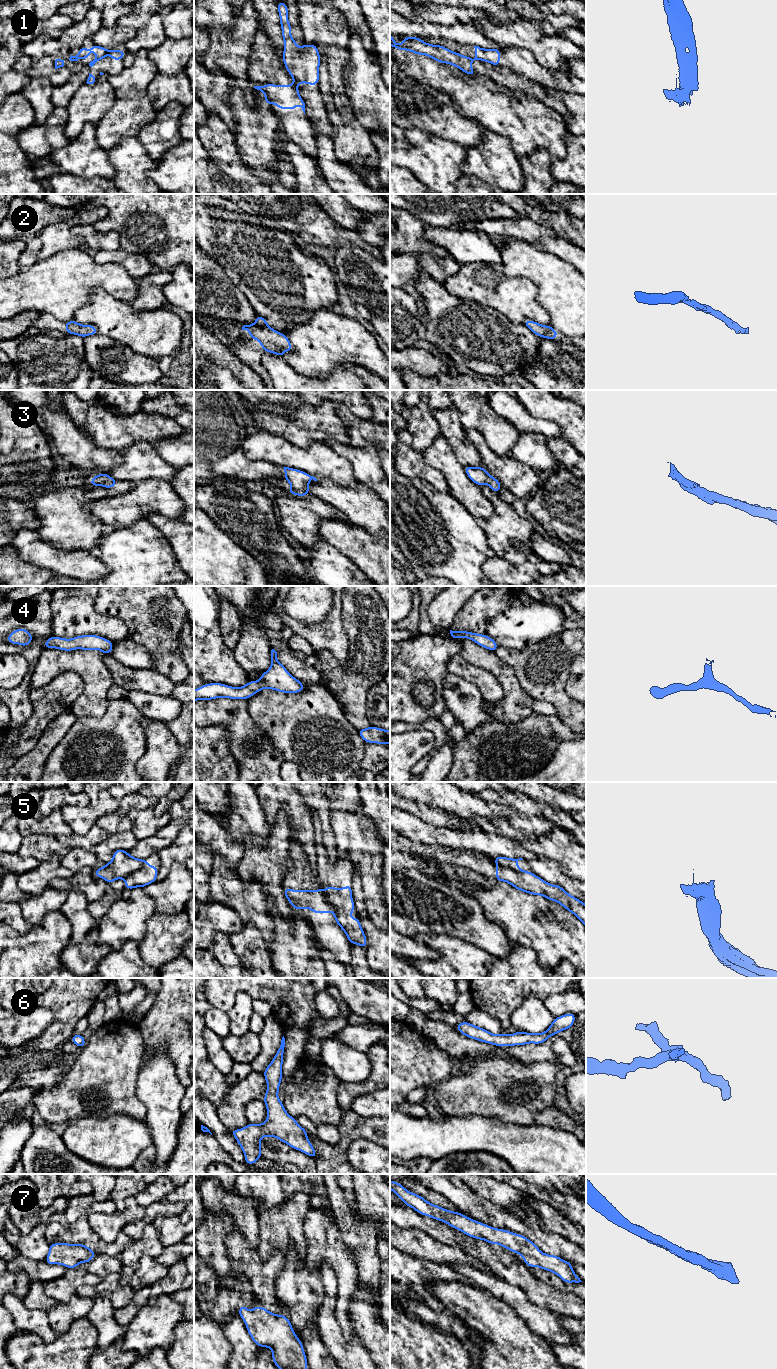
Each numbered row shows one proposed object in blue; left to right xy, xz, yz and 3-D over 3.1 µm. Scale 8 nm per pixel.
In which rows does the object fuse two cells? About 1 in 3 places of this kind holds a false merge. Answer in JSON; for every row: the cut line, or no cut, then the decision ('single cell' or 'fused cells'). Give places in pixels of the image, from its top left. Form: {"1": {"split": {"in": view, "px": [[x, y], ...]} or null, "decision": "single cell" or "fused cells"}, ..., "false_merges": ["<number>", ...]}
{"1": {"split": {"in": "xy", "px": [[110, 50], [106, 54]]}, "decision": "fused cells"}, "2": {"split": null, "decision": "single cell"}, "3": {"split": null, "decision": "single cell"}, "4": {"split": null, "decision": "single cell"}, "5": {"split": {"in": "yz", "px": [[498, 864], [517, 871], [525, 871]]}, "decision": "fused cells"}, "6": {"split": null, "decision": "single cell"}, "7": {"split": null, "decision": "single cell"}, "false_merges": ["1", "5"]}

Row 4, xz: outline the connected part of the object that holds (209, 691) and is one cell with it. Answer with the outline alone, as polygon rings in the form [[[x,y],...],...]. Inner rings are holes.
[[[274,649],[271,650],[271,666],[260,678],[259,681],[250,680],[242,687],[231,687],[222,683],[205,684],[194,690],[194,701],[221,697],[247,700],[264,688],[283,693],[300,693],[304,689],[304,684],[293,677],[277,660],[277,652]]]

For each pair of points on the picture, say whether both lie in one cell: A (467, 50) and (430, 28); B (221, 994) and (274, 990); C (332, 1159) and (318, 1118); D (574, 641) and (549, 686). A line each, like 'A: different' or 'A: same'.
A: different
B: same
C: different
D: same

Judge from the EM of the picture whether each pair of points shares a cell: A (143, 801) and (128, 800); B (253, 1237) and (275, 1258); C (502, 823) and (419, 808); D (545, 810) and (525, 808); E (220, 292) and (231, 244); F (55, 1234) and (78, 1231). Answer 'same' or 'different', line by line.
A: same
B: different
C: different
D: same
E: different
F: same

